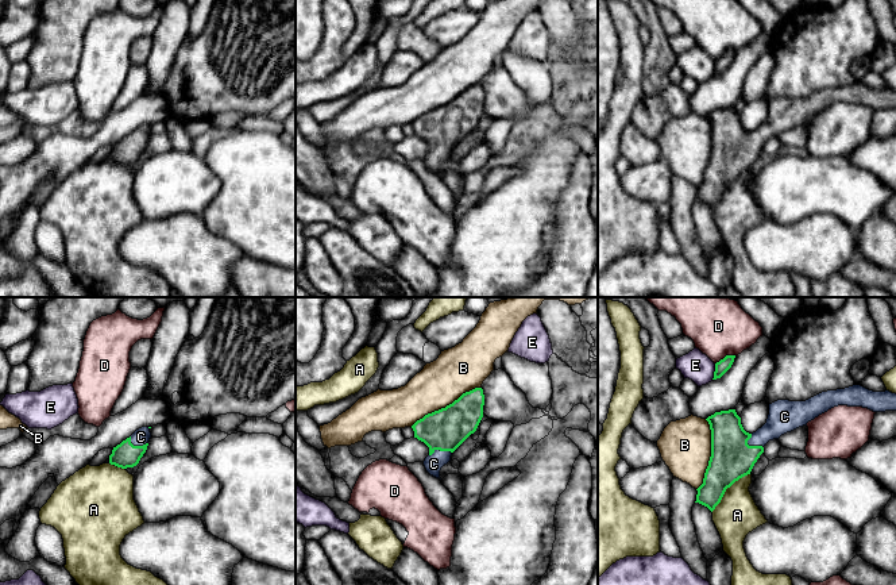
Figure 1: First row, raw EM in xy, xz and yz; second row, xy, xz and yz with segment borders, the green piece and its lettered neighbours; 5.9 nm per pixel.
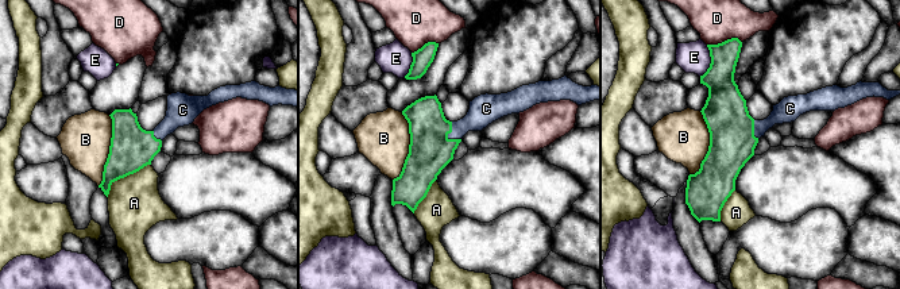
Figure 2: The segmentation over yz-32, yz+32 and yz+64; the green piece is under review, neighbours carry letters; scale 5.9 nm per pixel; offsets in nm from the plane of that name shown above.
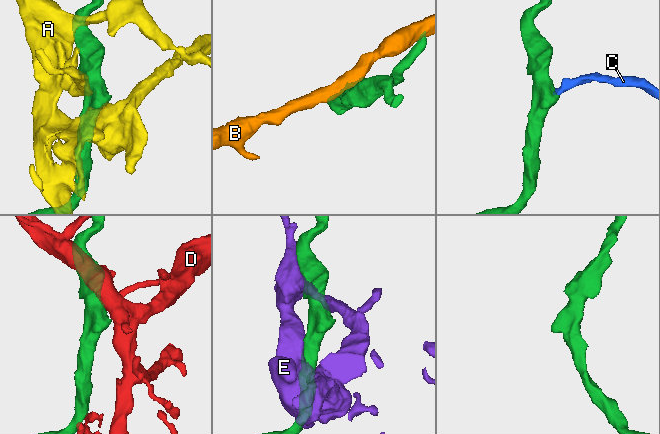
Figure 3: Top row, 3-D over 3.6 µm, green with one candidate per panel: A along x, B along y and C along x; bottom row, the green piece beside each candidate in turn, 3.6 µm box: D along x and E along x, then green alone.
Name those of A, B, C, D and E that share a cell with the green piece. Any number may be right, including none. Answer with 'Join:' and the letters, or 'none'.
Join: C

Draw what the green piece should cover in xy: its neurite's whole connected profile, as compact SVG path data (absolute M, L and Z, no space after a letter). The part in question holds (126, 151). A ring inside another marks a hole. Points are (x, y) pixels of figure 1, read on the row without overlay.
M148 124L136 127L130 135L113 145L109 161L121 166L136 163L147 147L150 135Z

